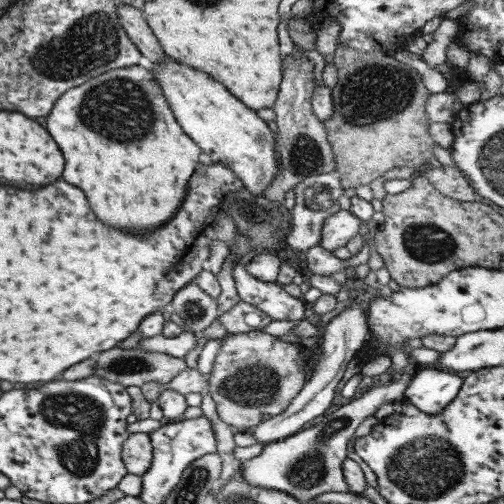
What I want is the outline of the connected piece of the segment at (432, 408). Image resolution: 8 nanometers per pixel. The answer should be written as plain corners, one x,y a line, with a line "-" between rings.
429,365
408,379
404,398
431,415
443,411
456,398
463,383
456,373

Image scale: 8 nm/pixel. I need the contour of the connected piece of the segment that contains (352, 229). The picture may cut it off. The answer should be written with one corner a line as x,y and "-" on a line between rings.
340,209
325,218
319,245
330,252
346,246
347,242
359,234
363,221
349,210

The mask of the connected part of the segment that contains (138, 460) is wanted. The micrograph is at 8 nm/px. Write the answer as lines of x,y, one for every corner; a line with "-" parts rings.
131,434
122,448
122,462
129,474
142,477
153,462
153,447
149,434

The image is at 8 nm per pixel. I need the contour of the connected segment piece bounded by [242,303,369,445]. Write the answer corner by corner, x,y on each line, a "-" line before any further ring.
352,303
340,309
339,313
334,315
334,318
327,323
320,334
321,353
315,370
307,378
302,390
293,398
288,408
252,428
242,431
251,434
258,443
264,445
264,443
272,443
292,437
298,431
302,431
302,428
308,422
317,421
330,408
332,400
336,396
336,386
344,376
348,362
361,350
368,334
367,317
358,303

